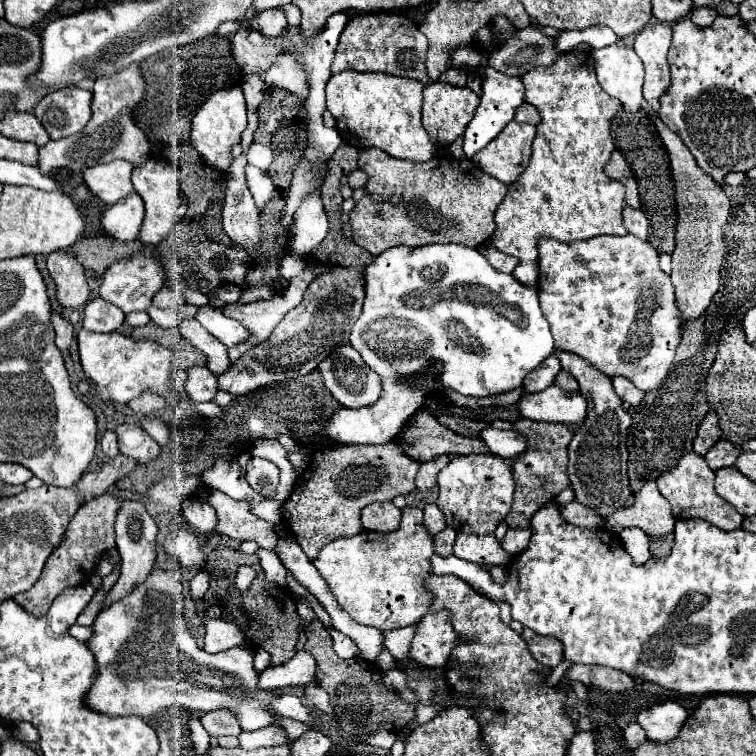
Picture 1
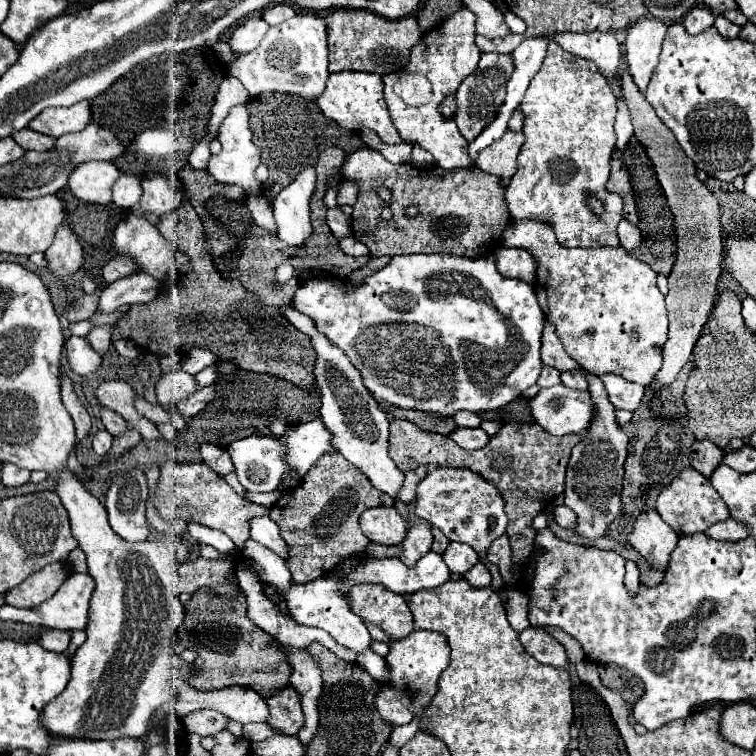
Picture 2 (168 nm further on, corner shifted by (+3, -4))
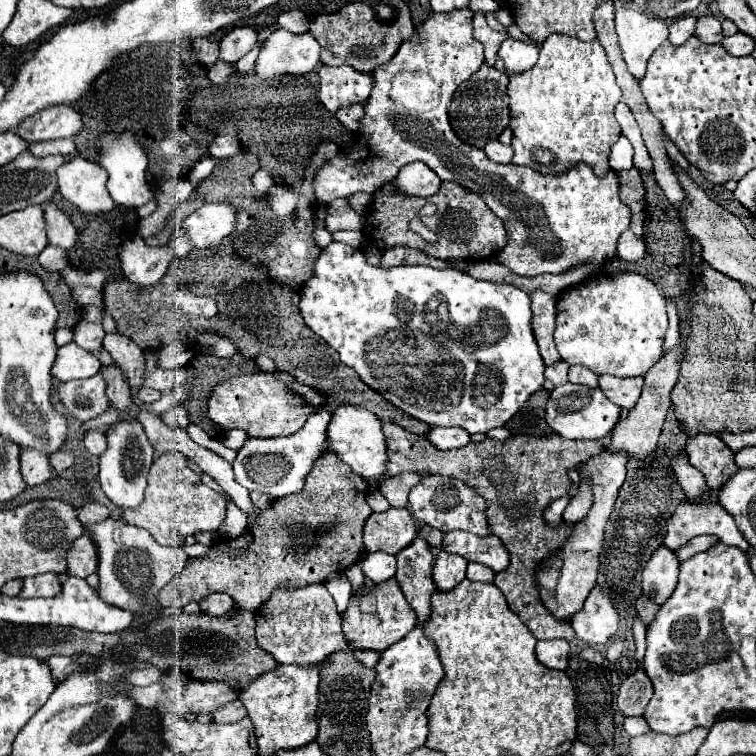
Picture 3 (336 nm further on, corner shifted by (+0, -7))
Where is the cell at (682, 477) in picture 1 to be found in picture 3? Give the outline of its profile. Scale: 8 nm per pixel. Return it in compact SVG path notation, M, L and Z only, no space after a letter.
M683 500L667 520L665 544L671 550L677 550L699 534L715 534L723 544L739 546L743 550L749 548L739 528L735 526L735 520L731 518L731 514L727 514L727 510L723 510L719 502Z

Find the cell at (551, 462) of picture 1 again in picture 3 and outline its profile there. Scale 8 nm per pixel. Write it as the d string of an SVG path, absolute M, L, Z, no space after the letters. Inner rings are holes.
M383 424L383 432L387 436L389 446L389 464L387 474L395 476L399 472L423 472L441 474L449 478L457 478L467 482L479 494L483 494L487 502L487 520L495 536L503 538L511 554L511 564L503 572L495 574L493 584L505 594L509 608L521 618L521 622L533 632L537 640L553 640L563 638L567 642L577 640L575 630L569 622L559 622L539 600L539 592L535 586L535 570L537 564L551 554L565 538L569 536L569 526L565 524L559 530L551 530L543 522L543 510L549 502L567 494L571 480L569 470L575 464L585 462L587 458L599 454L605 446L599 440L565 440L557 434L535 438L535 436L511 436L507 442L497 442L485 438L475 444L469 442L457 450L439 450L425 436L407 432L395 424ZM511 446L507 454L503 448Z

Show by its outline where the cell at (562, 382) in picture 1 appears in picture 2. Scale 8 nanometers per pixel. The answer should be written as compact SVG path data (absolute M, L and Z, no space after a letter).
M584 369L566 371L566 373L562 373L562 383L564 383L566 387L572 387L572 389L588 389L586 371L584 371Z

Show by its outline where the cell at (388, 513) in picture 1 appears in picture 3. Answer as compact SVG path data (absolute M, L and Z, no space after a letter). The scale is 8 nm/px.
M389 508L381 514L371 514L363 528L363 544L367 552L397 554L413 542L417 526L407 508Z

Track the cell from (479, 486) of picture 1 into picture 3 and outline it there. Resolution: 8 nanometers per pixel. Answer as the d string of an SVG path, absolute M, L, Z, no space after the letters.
M423 476L423 480L411 490L409 494L409 506L413 516L431 528L437 528L441 532L451 530L465 530L479 536L491 536L491 528L487 526L487 502L475 492L475 488L467 486L465 482L457 478L447 476Z

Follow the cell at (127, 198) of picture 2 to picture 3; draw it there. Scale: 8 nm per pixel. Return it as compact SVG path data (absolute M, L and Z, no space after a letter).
M125 132L121 136L117 134L107 134L101 138L101 156L99 156L99 164L109 172L109 182L107 182L107 190L111 194L111 198L115 200L115 204L125 206L125 208L137 208L147 204L149 200L153 200L153 192L145 180L145 168L147 168L147 154L141 148L141 144L137 142L137 138L131 132Z

